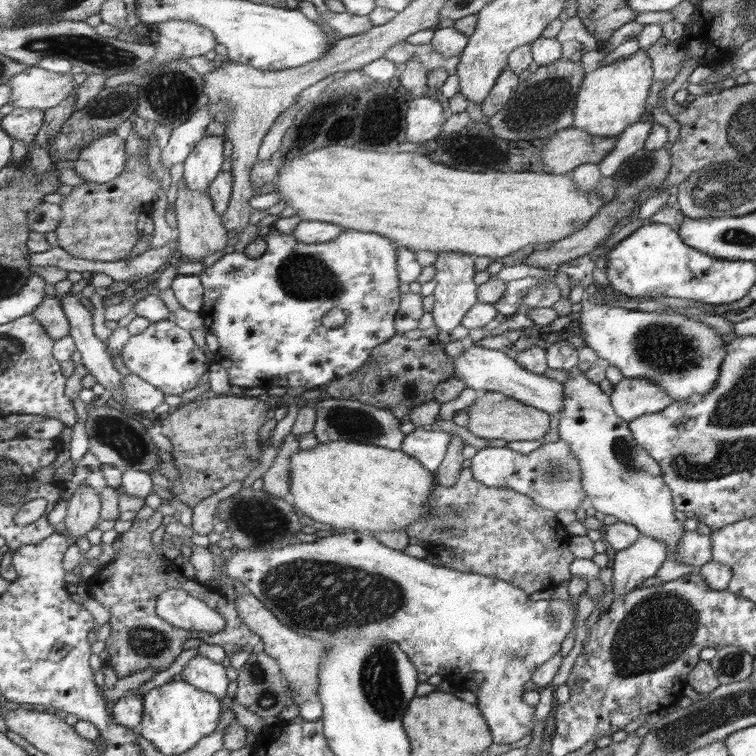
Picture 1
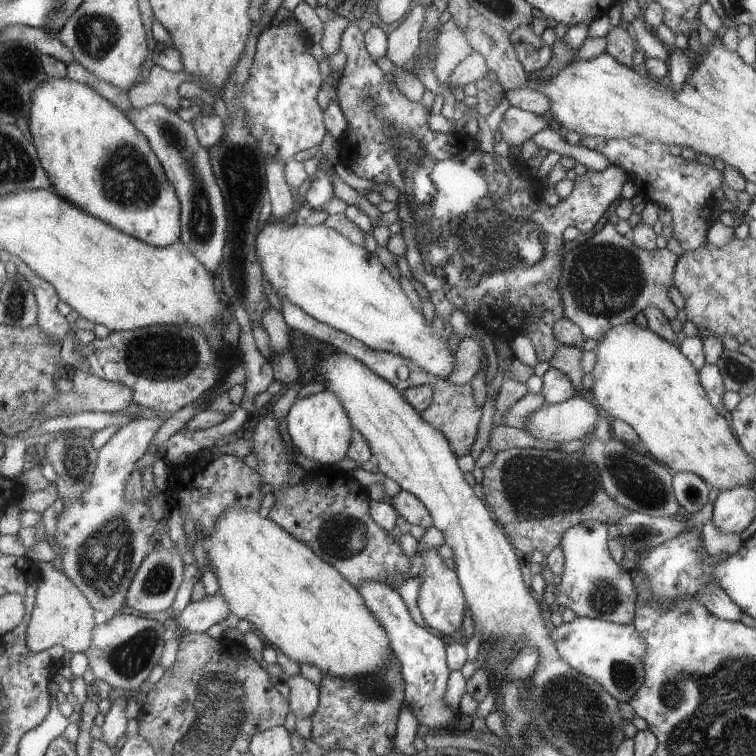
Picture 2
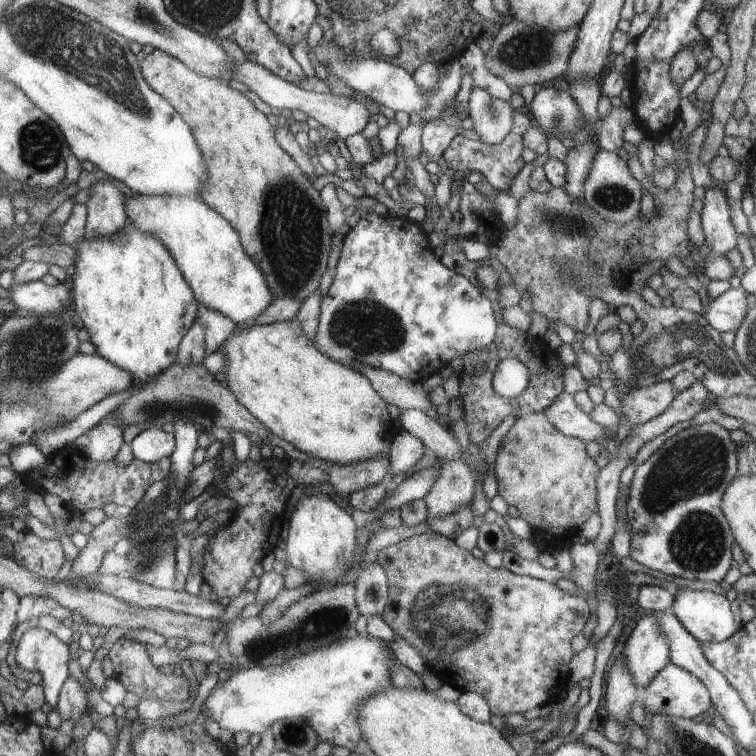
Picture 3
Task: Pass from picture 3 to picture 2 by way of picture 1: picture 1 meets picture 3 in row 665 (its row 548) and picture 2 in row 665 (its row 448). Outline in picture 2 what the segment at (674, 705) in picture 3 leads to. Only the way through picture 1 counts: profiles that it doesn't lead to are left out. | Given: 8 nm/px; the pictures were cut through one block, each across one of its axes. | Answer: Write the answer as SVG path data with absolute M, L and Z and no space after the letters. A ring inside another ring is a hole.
M576 617L553 630L558 653L563 659L580 673L599 682L618 702L630 702L645 679L643 658L647 653L647 643L639 632L633 622L620 624L588 617Z

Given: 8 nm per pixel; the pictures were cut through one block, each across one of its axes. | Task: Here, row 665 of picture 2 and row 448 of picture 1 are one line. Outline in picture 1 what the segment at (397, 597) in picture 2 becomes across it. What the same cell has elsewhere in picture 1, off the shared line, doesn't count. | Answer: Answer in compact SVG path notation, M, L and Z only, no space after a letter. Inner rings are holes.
M417 427L404 437L401 450L412 458L419 459L433 473L439 469L450 446L450 433L433 431L429 427Z

